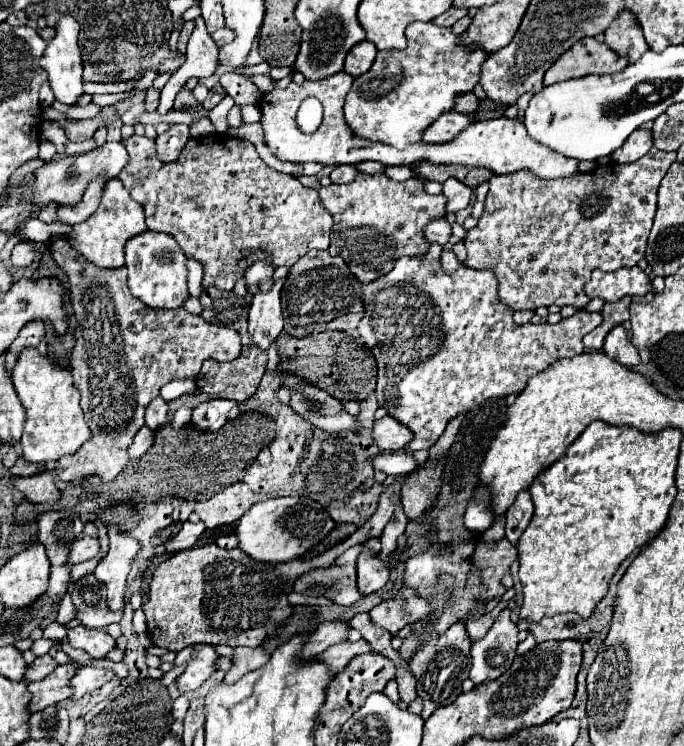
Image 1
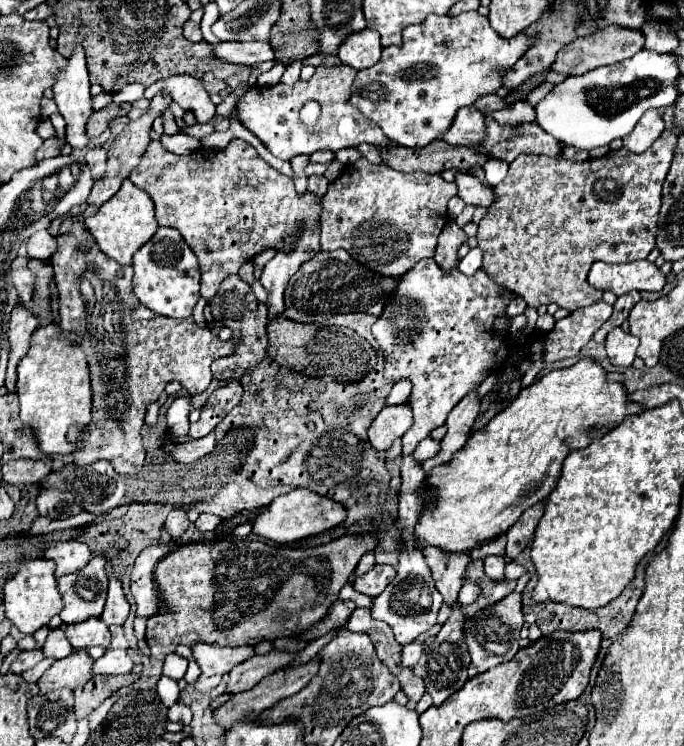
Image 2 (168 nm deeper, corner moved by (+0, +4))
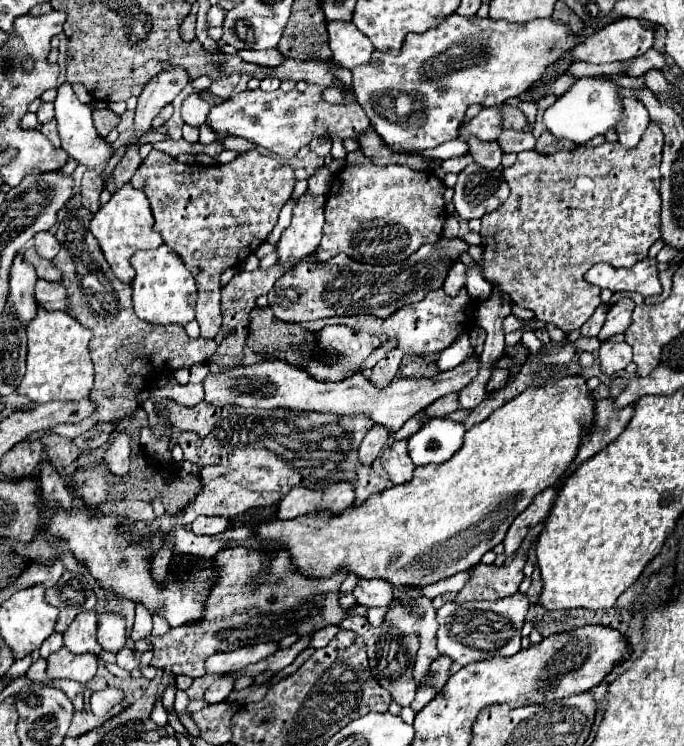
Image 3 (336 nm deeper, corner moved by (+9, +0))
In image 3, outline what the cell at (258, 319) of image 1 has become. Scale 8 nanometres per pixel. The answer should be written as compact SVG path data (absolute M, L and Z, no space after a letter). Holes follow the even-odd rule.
M308 191L296 201L292 221L276 245L280 255L278 261L296 263L302 257L310 255L312 251L316 251L322 239L324 205L326 195L312 195Z

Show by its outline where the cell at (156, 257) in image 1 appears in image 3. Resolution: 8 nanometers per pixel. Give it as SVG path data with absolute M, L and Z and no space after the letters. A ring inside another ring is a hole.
M160 245L158 249L146 249L136 251L132 255L132 267L136 269L136 277L132 281L132 301L136 315L152 325L186 325L194 319L194 307L196 307L196 283L182 259L172 253L166 245Z

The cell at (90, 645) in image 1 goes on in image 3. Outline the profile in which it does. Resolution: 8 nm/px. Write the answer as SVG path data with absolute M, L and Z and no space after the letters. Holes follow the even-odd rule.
M84 611L78 613L76 619L70 623L64 635L64 645L72 653L94 653L98 655L102 651L100 643L96 641L96 629L98 627L98 613Z

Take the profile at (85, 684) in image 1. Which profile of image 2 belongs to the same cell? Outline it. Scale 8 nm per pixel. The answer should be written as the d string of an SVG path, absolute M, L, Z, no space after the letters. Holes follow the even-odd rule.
M107 649L105 655L93 663L93 675L129 673L131 667L133 667L133 661L125 653L125 649Z

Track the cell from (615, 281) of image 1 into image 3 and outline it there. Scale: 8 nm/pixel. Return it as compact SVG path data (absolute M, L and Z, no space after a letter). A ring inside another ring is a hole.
M646 257L644 261L636 263L630 269L616 269L608 263L598 263L584 275L584 279L592 285L602 287L602 289L636 291L642 297L662 293L662 285L658 281L658 267L656 267L654 257Z

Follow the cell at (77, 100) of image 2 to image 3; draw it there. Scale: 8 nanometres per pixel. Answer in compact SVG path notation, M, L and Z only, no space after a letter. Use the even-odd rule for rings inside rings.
M66 83L58 89L58 97L56 97L54 105L56 105L56 119L58 119L62 149L66 149L66 153L72 159L76 159L78 163L82 163L86 167L98 167L98 165L106 163L112 157L112 145L106 143L106 139L98 135L94 121L92 121L92 109L78 101L70 83Z

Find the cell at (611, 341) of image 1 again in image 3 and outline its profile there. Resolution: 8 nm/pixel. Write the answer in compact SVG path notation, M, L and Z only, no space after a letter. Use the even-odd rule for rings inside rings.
M604 341L600 345L600 369L608 377L624 371L626 365L632 361L632 347L628 343L610 343Z

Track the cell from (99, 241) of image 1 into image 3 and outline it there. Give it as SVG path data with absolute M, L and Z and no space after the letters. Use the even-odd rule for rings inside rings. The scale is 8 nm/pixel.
M126 183L122 189L118 189L112 199L94 215L92 223L90 223L90 231L94 233L94 237L100 243L100 249L108 261L108 265L112 267L114 275L118 279L122 279L124 283L132 283L134 279L134 267L130 265L130 257L138 251L138 249L154 249L160 247L164 241L158 233L154 233L154 217L150 211L150 201L146 197L146 193L142 193L140 189L134 189L130 183Z

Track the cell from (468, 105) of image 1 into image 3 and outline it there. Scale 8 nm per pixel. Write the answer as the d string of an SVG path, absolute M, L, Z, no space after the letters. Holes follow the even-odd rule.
M500 105L502 107L502 113L504 113L504 129L516 129L516 131L522 131L528 127L528 119L526 115L518 109L518 107L512 107L512 105Z

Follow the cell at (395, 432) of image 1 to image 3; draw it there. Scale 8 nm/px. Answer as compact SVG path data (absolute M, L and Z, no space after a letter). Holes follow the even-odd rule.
M374 425L362 439L360 447L358 447L358 459L362 465L372 465L372 461L380 455L380 451L384 449L386 445L386 439L388 439L390 431L386 427L380 427L380 425Z

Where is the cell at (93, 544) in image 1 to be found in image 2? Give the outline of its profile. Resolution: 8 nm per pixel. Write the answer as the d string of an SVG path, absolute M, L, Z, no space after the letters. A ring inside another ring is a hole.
M71 539L71 541L59 541L55 545L51 545L45 551L47 559L53 559L57 569L55 569L55 577L63 577L69 575L73 571L79 571L89 559L91 559L91 551L85 543Z

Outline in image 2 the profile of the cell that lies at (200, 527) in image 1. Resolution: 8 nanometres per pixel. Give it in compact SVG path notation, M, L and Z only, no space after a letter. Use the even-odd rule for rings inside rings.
M201 513L199 515L199 519L195 521L195 527L199 529L199 531L213 531L217 525L219 525L219 517L215 517L215 515L211 515L211 513Z

